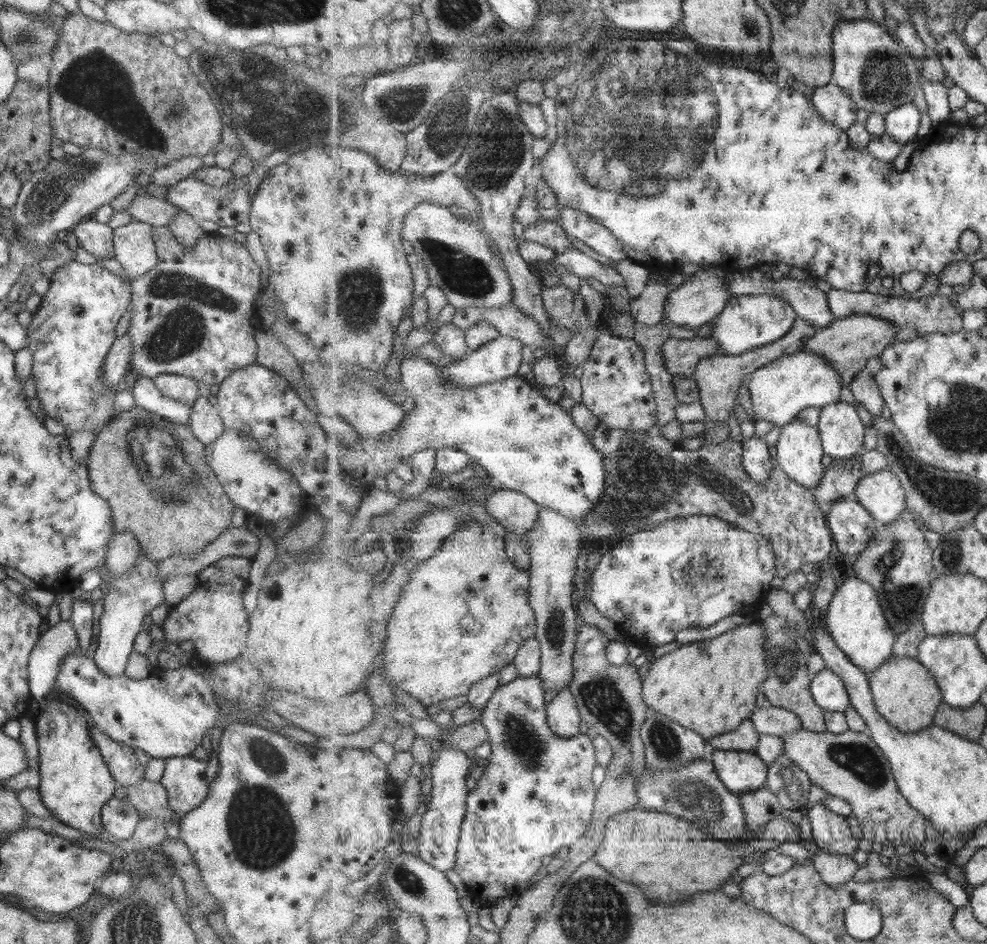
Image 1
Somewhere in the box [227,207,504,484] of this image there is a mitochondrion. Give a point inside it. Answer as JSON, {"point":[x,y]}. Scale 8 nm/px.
{"point":[360,295]}

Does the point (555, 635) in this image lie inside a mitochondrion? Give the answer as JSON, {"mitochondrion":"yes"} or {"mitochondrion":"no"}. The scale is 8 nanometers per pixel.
{"mitochondrion":"yes"}

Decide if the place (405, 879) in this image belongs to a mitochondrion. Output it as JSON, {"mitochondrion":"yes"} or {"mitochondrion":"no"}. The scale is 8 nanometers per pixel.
{"mitochondrion":"yes"}

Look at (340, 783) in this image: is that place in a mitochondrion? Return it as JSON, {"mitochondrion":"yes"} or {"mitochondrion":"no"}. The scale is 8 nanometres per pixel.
{"mitochondrion":"no"}

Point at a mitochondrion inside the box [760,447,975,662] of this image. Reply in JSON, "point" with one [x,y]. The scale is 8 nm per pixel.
{"point":[902,600]}

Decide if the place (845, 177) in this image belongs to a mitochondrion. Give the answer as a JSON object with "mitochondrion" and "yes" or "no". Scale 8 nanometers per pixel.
{"mitochondrion":"no"}

